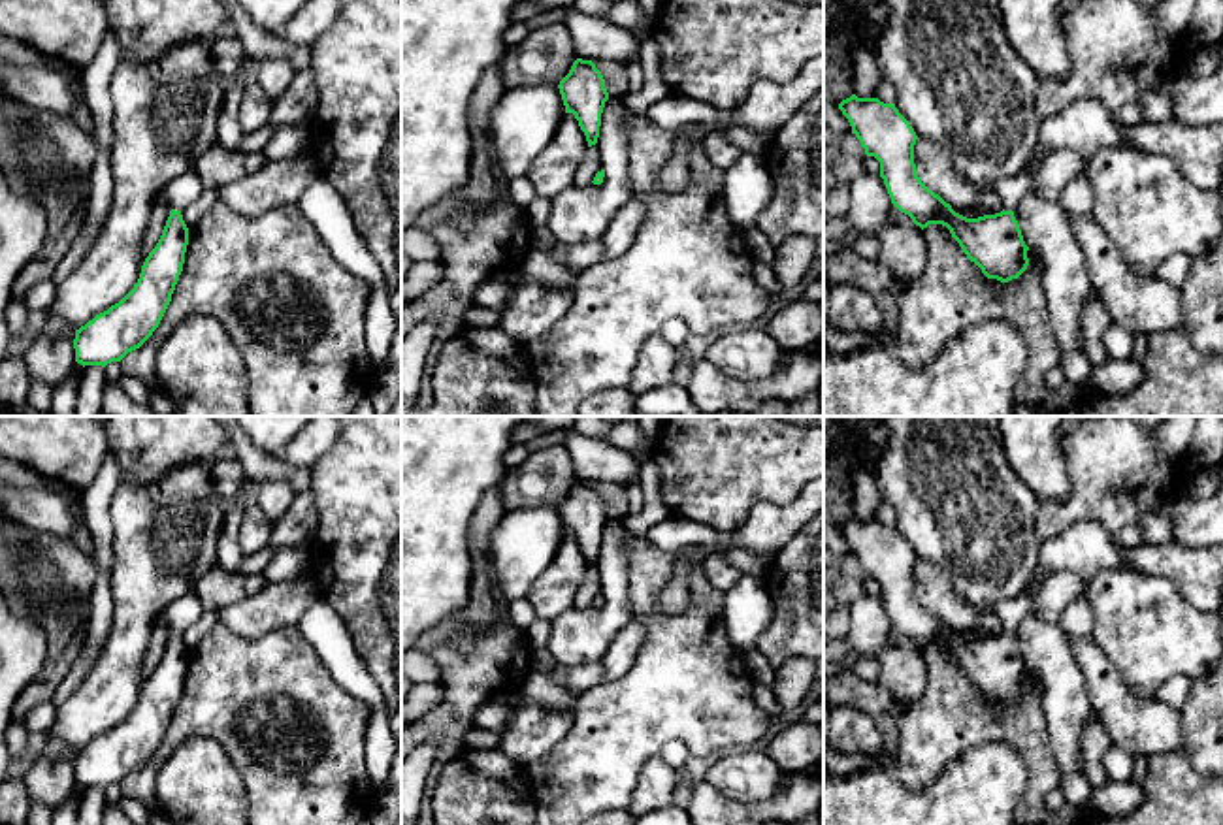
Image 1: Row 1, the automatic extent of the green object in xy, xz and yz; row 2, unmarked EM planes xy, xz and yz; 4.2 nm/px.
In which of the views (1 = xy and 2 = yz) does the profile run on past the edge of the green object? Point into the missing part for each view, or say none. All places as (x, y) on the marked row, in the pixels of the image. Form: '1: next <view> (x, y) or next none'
1: next xy (185, 189)
2: next yz (1011, 191)

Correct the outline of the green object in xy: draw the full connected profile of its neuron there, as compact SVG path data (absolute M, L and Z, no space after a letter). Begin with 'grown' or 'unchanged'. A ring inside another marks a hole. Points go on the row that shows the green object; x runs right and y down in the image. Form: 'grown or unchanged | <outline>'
grown | M194 170L171 179L162 196L171 211L156 247L141 266L134 288L107 311L75 330L75 362L106 367L139 348L158 328L179 281L188 245L188 228L181 211L204 192Z

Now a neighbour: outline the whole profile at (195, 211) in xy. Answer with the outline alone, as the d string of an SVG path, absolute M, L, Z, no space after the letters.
M204 188L202 196L181 211L187 228L190 230L200 222L200 218L213 207L217 202L215 188Z

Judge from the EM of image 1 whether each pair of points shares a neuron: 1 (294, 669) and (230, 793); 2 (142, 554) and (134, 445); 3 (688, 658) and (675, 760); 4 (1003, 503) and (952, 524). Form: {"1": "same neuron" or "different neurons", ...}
{"1": "different neurons", "2": "different neurons", "3": "different neurons", "4": "same neuron"}

